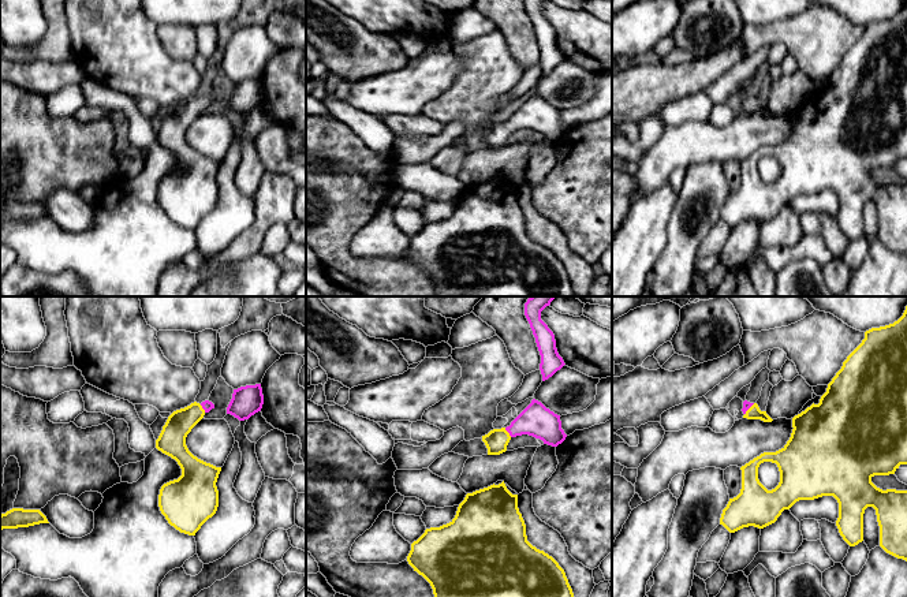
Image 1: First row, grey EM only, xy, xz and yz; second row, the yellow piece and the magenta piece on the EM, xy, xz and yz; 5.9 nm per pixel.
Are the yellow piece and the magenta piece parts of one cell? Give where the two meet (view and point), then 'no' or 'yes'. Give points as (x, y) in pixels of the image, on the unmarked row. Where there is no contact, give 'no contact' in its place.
contact xz (507, 126); yes

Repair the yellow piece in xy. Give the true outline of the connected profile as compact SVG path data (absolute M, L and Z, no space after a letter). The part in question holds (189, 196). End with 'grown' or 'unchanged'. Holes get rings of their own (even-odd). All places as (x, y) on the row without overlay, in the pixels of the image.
M205 94L173 105L156 134L156 142L175 153L182 163L178 173L161 180L160 205L171 220L189 230L195 230L219 201L216 176L221 161L198 153L186 139L187 128L212 102L214 98Z | grown

